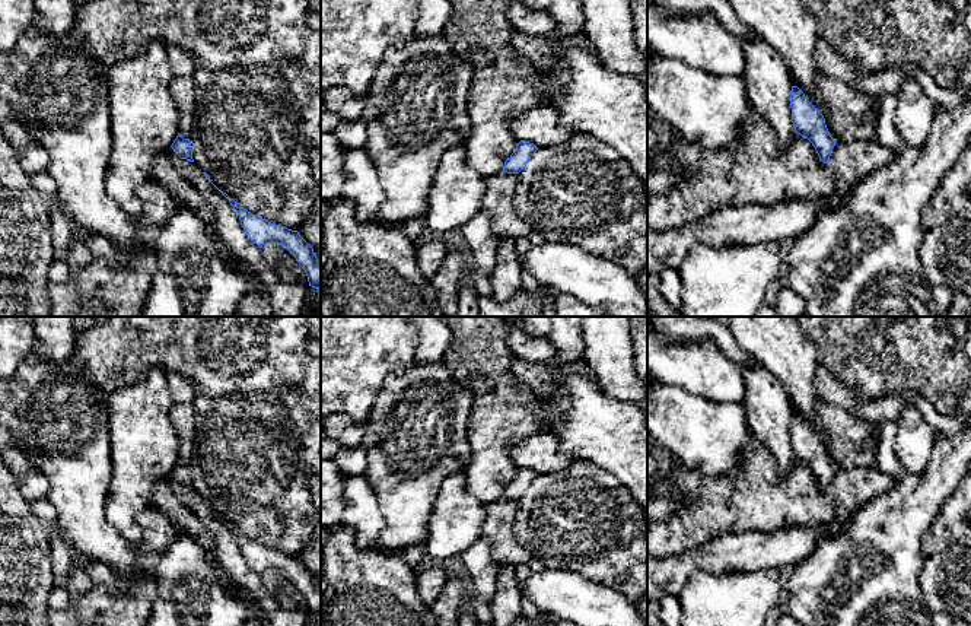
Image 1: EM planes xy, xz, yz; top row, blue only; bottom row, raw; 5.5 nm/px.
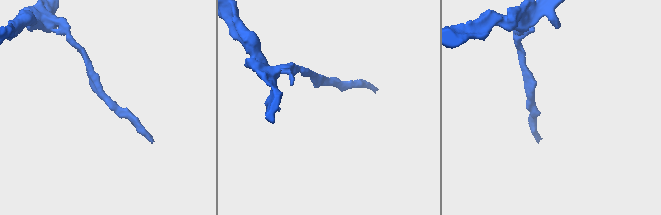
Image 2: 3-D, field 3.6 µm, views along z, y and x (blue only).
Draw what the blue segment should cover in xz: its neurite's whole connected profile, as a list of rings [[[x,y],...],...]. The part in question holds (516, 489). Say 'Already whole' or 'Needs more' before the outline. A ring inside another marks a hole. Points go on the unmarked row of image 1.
Already whole. [[[520,467],[515,479],[504,489],[503,499],[519,501],[537,477],[538,474],[534,470]]]

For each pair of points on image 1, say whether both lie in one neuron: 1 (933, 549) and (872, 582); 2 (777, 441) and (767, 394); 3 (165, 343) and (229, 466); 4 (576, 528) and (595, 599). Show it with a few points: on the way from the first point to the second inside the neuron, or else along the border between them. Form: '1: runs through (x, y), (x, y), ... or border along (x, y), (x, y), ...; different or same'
1: border along (933, 523), (923, 536), (923, 590); different
2: runs through (771, 429), (767, 406); same
3: runs through (197, 371), (229, 403), (229, 434); same
4: border along (557, 568), (575, 571), (621, 593); different

